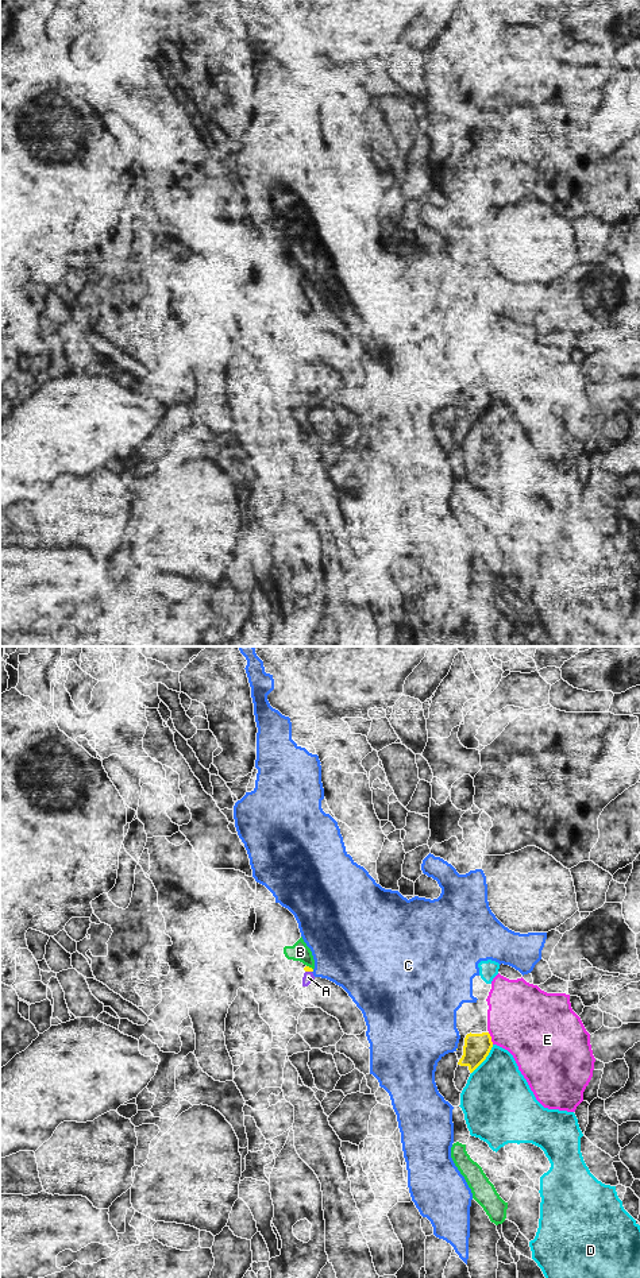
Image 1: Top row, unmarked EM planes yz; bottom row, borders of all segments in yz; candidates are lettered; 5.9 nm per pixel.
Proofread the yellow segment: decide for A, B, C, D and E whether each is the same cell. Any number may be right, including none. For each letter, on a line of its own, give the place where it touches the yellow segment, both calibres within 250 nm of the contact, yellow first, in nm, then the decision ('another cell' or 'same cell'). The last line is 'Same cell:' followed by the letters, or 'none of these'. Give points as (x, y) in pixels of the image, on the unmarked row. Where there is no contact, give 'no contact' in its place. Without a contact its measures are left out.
A: yz (308, 323) | 30/70 nm | same cell
B: yz (308, 319) | 30/110 nm | another cell
C: no contact | another cell
D: yz (485, 410) | 160/400 nm | another cell
E: yz (490, 390) | 160/420 nm | another cell
Same cell: A

